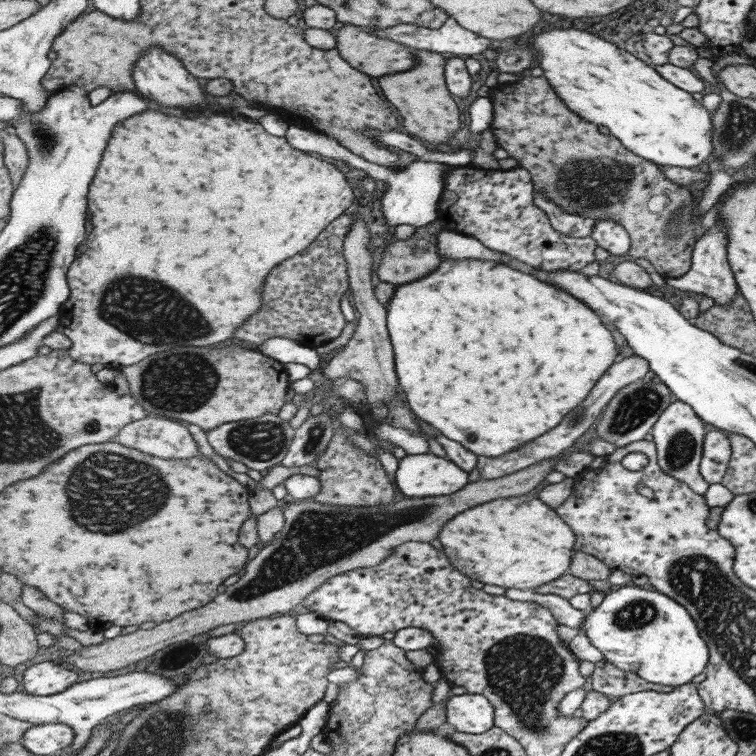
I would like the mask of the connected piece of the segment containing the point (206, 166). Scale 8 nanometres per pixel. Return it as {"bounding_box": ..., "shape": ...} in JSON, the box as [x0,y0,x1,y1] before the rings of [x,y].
{"bounding_box":[60,112,355,369],"shape":[[[143,112],[137,114],[135,118],[131,118],[131,122],[123,122],[123,126],[119,126],[119,130],[115,130],[115,138],[111,138],[111,150],[107,150],[107,158],[103,158],[103,170],[99,170],[99,178],[95,178],[95,186],[91,186],[91,214],[93,214],[93,232],[91,238],[87,238],[87,244],[91,248],[91,252],[85,252],[83,256],[79,256],[79,262],[71,265],[68,278],[70,282],[71,294],[66,304],[62,306],[60,313],[61,322],[60,329],[63,334],[66,334],[72,340],[72,347],[70,348],[70,355],[77,362],[86,362],[87,364],[102,364],[108,369],[122,369],[127,366],[138,364],[143,360],[149,359],[154,354],[159,352],[167,352],[175,346],[213,346],[219,342],[225,342],[229,338],[233,338],[236,332],[246,324],[247,320],[254,316],[255,312],[261,310],[263,306],[263,288],[265,288],[265,280],[271,274],[271,270],[279,264],[283,264],[285,260],[293,258],[295,254],[304,252],[309,249],[318,236],[336,219],[345,214],[345,210],[355,204],[355,192],[353,186],[349,184],[345,173],[341,172],[339,168],[335,168],[329,162],[323,162],[319,158],[315,158],[313,154],[295,150],[285,138],[277,138],[271,136],[259,122],[247,122],[243,118],[237,116],[211,116],[211,118],[175,118],[175,116],[167,116],[163,112]]]}

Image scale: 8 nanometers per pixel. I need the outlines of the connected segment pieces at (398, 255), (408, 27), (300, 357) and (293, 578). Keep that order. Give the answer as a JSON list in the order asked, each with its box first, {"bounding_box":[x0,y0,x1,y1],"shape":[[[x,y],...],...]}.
[{"bounding_box":[378,220,446,285],"shape":[[[436,220],[429,226],[416,228],[415,233],[407,240],[396,240],[383,251],[383,257],[379,264],[378,276],[381,281],[393,283],[394,285],[409,284],[415,280],[421,280],[435,272],[442,263],[439,250],[439,231],[446,228],[441,220]]]},{"bounding_box":[371,16,491,57],"shape":[[[452,16],[448,18],[445,25],[438,29],[425,28],[414,24],[402,24],[391,28],[371,29],[374,34],[378,34],[381,38],[392,39],[395,42],[400,42],[405,46],[413,49],[421,49],[428,51],[435,51],[436,53],[449,52],[451,54],[466,54],[471,57],[481,53],[487,53],[489,46],[491,46],[491,39],[485,38],[476,32],[463,28]]]},{"bounding_box":[258,336,322,377],"shape":[[[276,336],[258,346],[263,354],[282,362],[283,364],[304,364],[310,370],[307,377],[316,376],[315,369],[321,366],[322,357],[314,347],[308,347],[297,340]]]},{"bounding_box":[59,457,559,672],"shape":[[[559,457],[545,459],[519,472],[501,478],[469,484],[459,494],[435,497],[407,497],[407,500],[379,506],[337,506],[321,504],[312,499],[293,501],[285,508],[286,523],[280,537],[263,547],[247,564],[247,570],[232,586],[217,596],[216,601],[175,618],[157,624],[151,630],[137,630],[104,640],[98,645],[65,656],[59,664],[71,664],[83,671],[111,672],[145,660],[169,644],[183,642],[197,634],[240,622],[265,619],[272,614],[286,615],[302,604],[328,580],[358,568],[375,567],[387,560],[398,546],[407,542],[433,542],[443,526],[457,514],[497,498],[523,496],[535,490],[553,470]]]}]

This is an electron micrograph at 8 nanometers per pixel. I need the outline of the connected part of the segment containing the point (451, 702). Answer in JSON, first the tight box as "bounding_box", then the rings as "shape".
{"bounding_box":[447,694,495,734],"shape":[[[484,694],[453,695],[448,700],[447,723],[461,733],[483,734],[495,727],[495,707]]]}

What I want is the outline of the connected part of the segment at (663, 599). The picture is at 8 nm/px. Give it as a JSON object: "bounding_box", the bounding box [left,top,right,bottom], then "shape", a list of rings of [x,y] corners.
{"bounding_box":[579,583,708,687],"shape":[[[638,583],[635,587],[623,586],[607,594],[597,608],[589,610],[589,616],[583,622],[582,629],[583,631],[579,632],[586,634],[593,647],[603,653],[605,661],[625,672],[636,674],[651,684],[672,687],[687,684],[693,676],[704,671],[708,662],[707,646],[699,637],[689,611],[667,595],[646,586],[642,587]]]}

